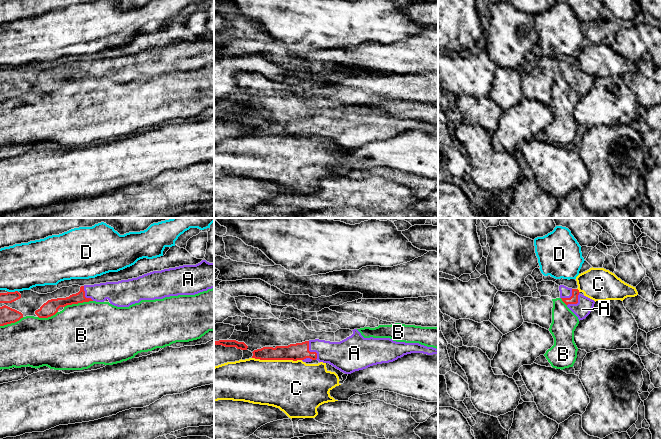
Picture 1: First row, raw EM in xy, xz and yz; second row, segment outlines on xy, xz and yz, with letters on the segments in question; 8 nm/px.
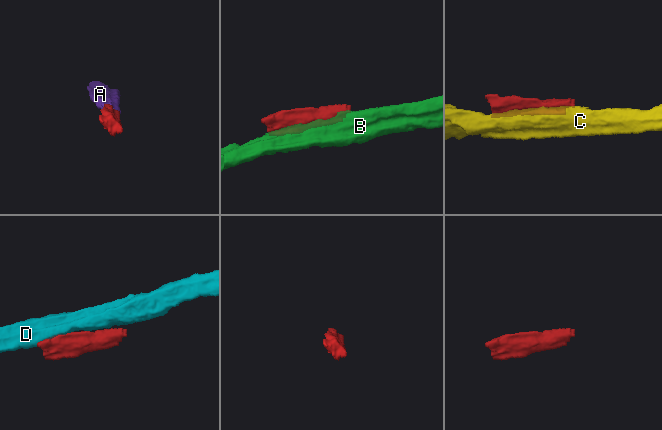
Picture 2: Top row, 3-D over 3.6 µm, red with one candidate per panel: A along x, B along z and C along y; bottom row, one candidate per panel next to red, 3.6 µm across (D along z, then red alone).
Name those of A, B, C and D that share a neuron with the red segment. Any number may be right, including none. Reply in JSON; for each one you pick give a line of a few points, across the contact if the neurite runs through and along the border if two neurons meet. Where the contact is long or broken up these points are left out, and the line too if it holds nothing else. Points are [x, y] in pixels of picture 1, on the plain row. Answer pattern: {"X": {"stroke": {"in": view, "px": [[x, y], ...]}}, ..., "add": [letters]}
{"A": {"stroke": {"in": "xz", "px": [[299, 127], [311, 128], [333, 128], [342, 131]]}}, "add": ["A"]}

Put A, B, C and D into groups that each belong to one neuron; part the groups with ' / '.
A / B / C / D

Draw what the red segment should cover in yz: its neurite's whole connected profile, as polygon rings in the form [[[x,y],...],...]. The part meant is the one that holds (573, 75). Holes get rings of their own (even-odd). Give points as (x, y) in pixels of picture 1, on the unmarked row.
[[[559,62],[560,74],[567,83],[578,93],[579,97],[585,95],[592,87],[595,77],[582,71],[578,65]]]

